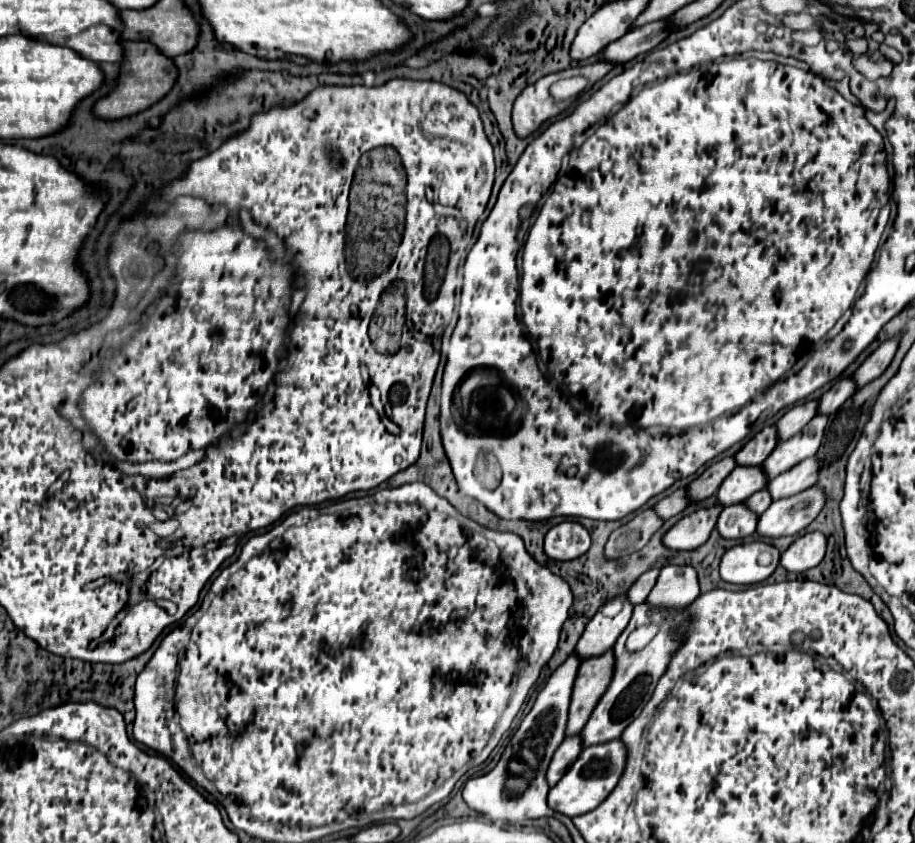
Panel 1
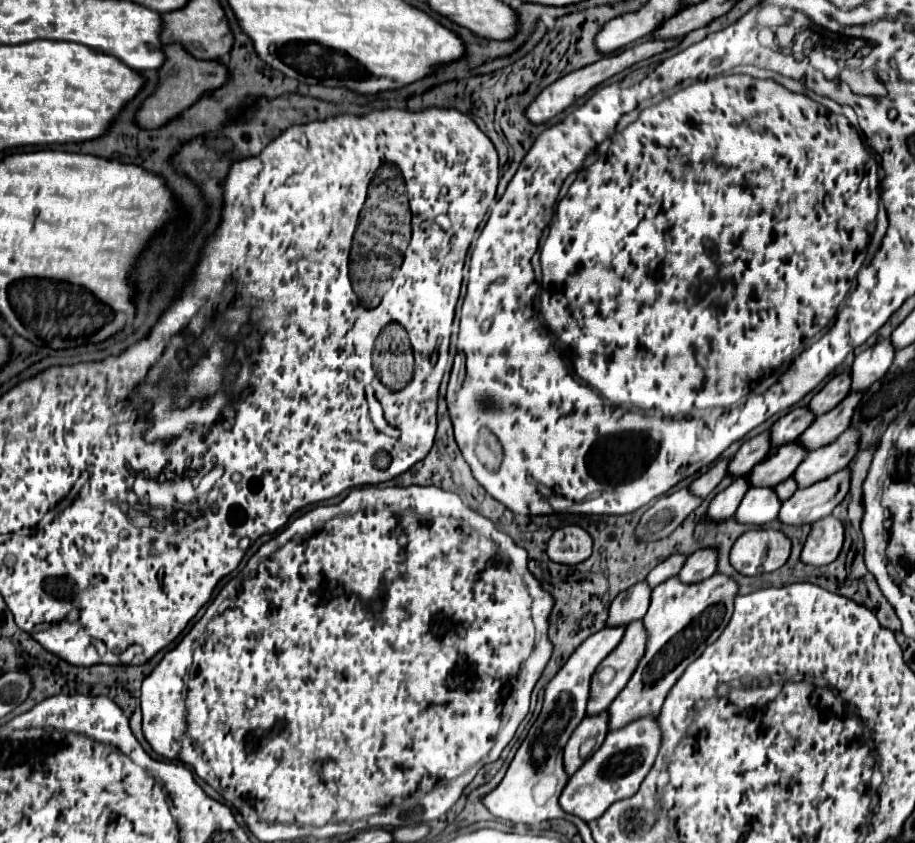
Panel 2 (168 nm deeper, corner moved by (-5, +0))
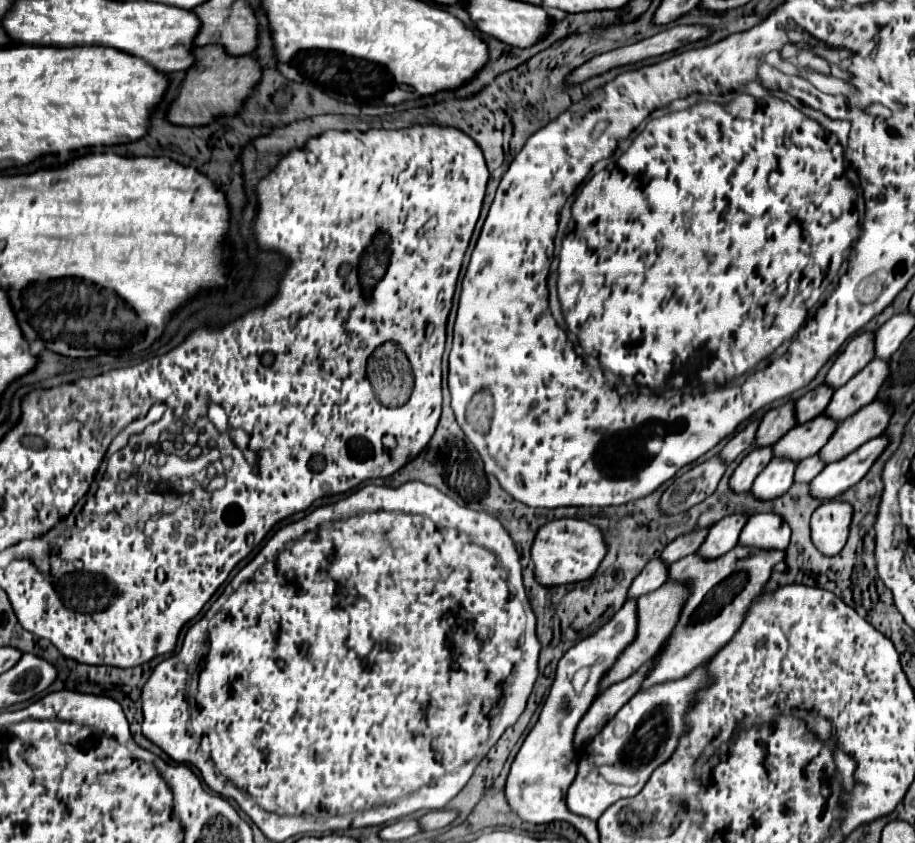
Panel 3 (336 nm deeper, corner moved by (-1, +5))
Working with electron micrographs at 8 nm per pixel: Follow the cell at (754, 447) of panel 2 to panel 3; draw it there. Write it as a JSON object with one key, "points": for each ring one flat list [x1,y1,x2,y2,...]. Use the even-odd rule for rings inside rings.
{"points":[[794,402,782,404,778,408,772,408,764,414,756,438,754,438,754,446,762,448,762,446,772,446,782,434,786,434,786,430,794,428,796,420,794,420]]}

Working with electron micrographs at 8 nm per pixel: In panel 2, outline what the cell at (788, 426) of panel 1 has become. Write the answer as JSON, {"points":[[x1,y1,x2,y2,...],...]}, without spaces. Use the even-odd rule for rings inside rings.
{"points":[[846,367,842,373,834,375,824,387,820,393,814,395,814,399,810,401,810,411,818,417,818,415,824,415,828,413,834,405,840,403,840,399,844,399,848,393,850,393,850,375,852,375,852,369]]}

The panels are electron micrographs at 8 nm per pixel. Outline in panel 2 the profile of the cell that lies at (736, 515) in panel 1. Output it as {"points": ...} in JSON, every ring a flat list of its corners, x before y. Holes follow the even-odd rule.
{"points":[[752,487,744,495,744,499,736,511,736,517,742,523,750,523,750,525,760,527,766,521,778,517,780,505,782,505,782,501,778,499,778,495,774,495,774,489]]}

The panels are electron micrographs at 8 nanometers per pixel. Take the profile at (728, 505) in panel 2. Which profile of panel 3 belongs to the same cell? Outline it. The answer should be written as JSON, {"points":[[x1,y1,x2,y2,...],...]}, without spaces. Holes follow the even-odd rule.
{"points":[[754,448,734,470,734,474,730,476,730,490,740,494,740,492,748,492,754,478,768,466,770,462,770,448]]}

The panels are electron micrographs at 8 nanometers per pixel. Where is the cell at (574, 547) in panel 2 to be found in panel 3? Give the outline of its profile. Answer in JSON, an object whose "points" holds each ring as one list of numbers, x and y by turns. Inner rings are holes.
{"points":[[562,518,544,524,538,530,536,540,532,544,534,572,544,586,558,586,558,584,570,584,570,582,592,578,604,554,606,554,606,546,604,546,602,532,590,522,574,520,574,518]]}

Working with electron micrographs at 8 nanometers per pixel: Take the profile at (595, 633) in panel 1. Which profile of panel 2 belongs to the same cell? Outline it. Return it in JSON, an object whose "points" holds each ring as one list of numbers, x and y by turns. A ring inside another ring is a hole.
{"points":[[640,581,636,585,632,585,628,591,620,593,610,607,608,625,618,627,618,625,626,625,634,619,642,619,650,605,650,593,652,593,652,589,646,581]]}

